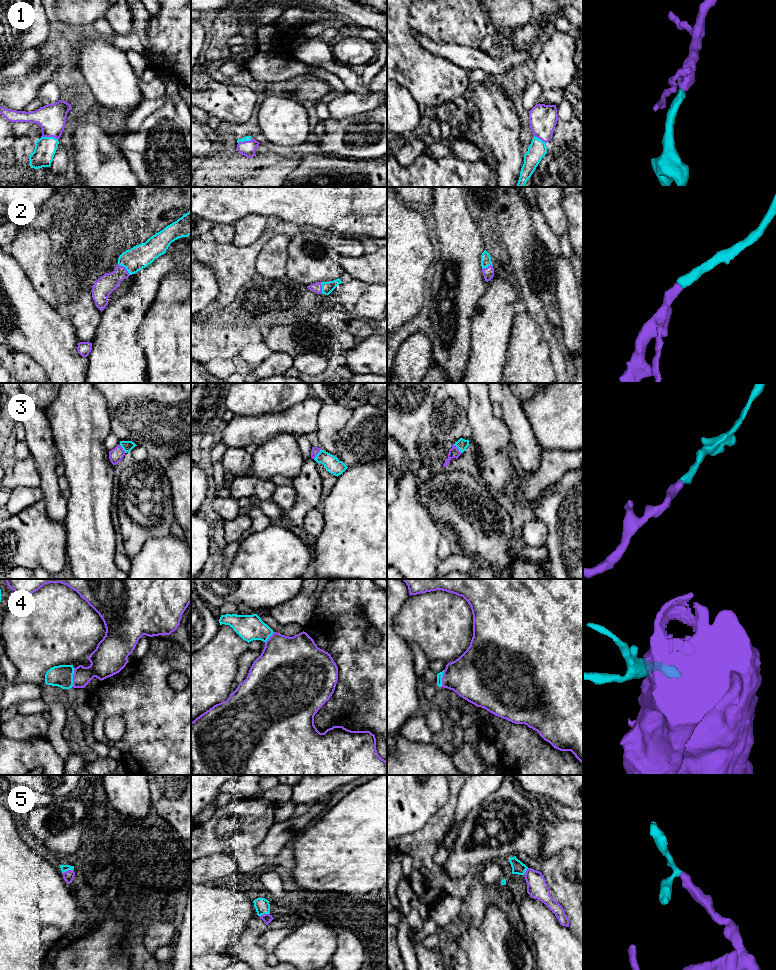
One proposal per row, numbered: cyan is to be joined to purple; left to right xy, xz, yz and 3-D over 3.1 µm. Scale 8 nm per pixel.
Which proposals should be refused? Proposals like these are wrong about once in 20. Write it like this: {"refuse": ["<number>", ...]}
{"refuse": []}

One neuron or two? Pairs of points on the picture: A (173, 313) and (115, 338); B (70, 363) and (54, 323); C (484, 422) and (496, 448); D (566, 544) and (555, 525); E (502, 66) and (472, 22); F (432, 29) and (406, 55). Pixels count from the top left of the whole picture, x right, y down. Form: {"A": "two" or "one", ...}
{"A": "two", "B": "one", "C": "one", "D": "one", "E": "two", "F": "two"}

